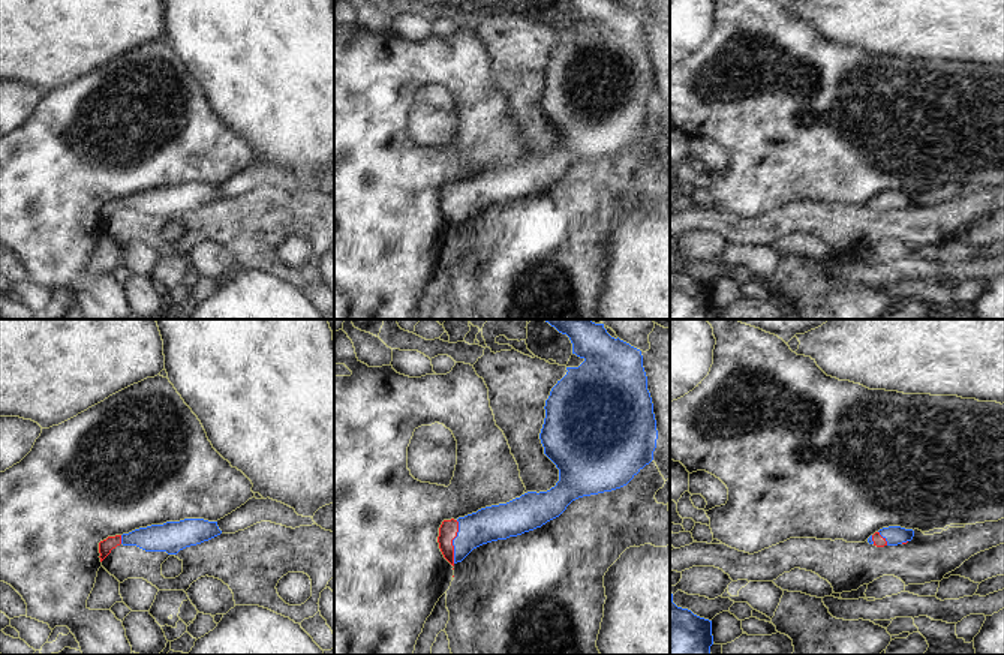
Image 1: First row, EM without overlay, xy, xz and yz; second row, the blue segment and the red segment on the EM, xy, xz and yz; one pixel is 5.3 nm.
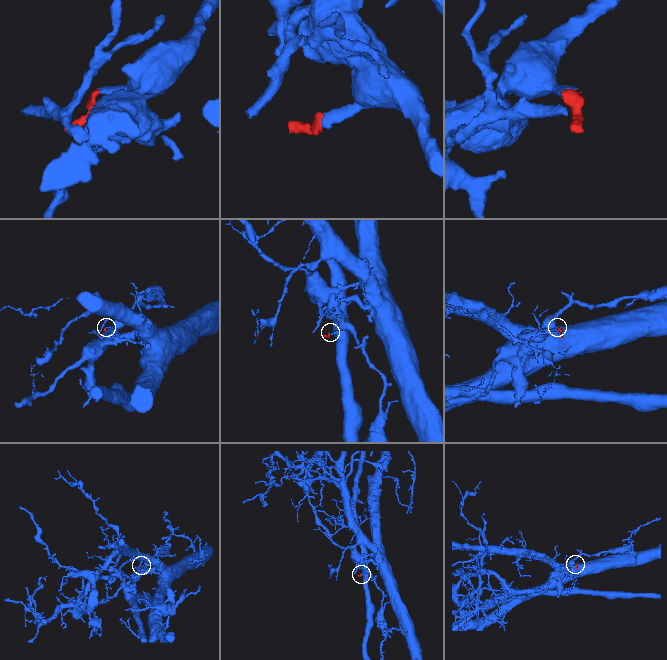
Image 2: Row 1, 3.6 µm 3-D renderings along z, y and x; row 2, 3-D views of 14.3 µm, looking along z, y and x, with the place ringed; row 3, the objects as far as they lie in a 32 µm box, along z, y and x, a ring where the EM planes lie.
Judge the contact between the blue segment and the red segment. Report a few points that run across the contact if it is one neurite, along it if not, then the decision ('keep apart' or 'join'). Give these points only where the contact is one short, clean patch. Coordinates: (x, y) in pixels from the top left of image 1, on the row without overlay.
line xz (490, 188), (466, 197), (453, 206), (453, 198), (448, 194); join

